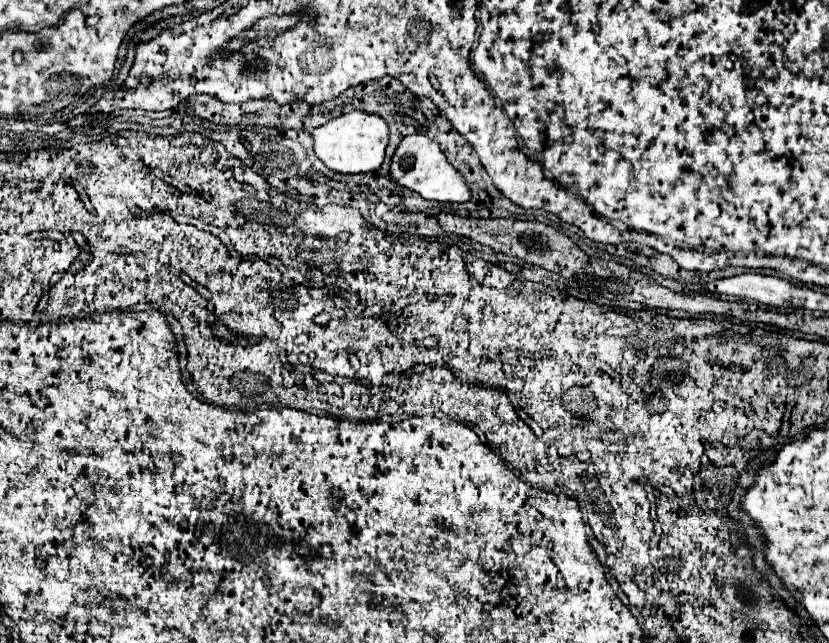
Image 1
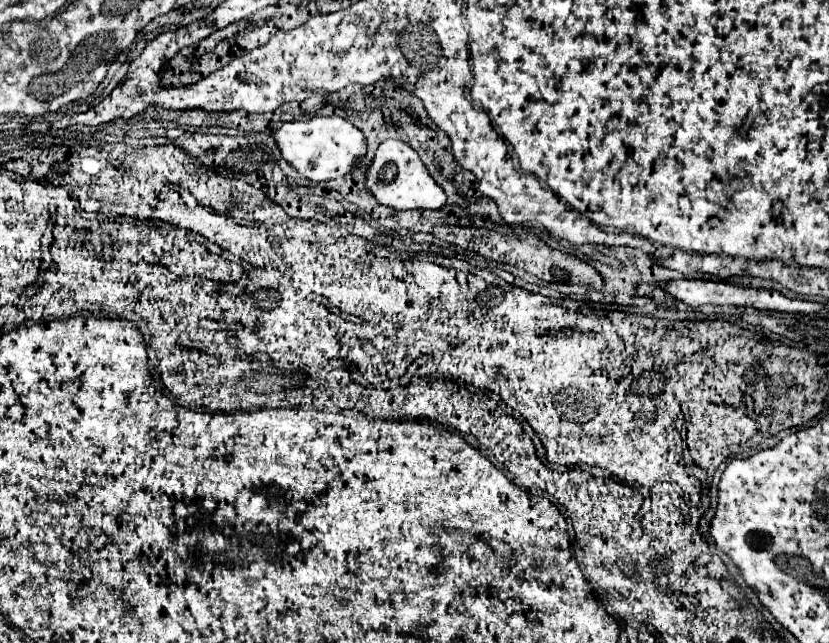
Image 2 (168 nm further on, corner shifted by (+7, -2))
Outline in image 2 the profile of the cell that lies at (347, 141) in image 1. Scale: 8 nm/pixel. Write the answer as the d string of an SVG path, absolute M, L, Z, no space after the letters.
M315 117L311 121L283 123L275 133L275 141L285 161L289 161L297 173L313 183L343 177L357 169L367 155L367 141L363 133L343 117Z

